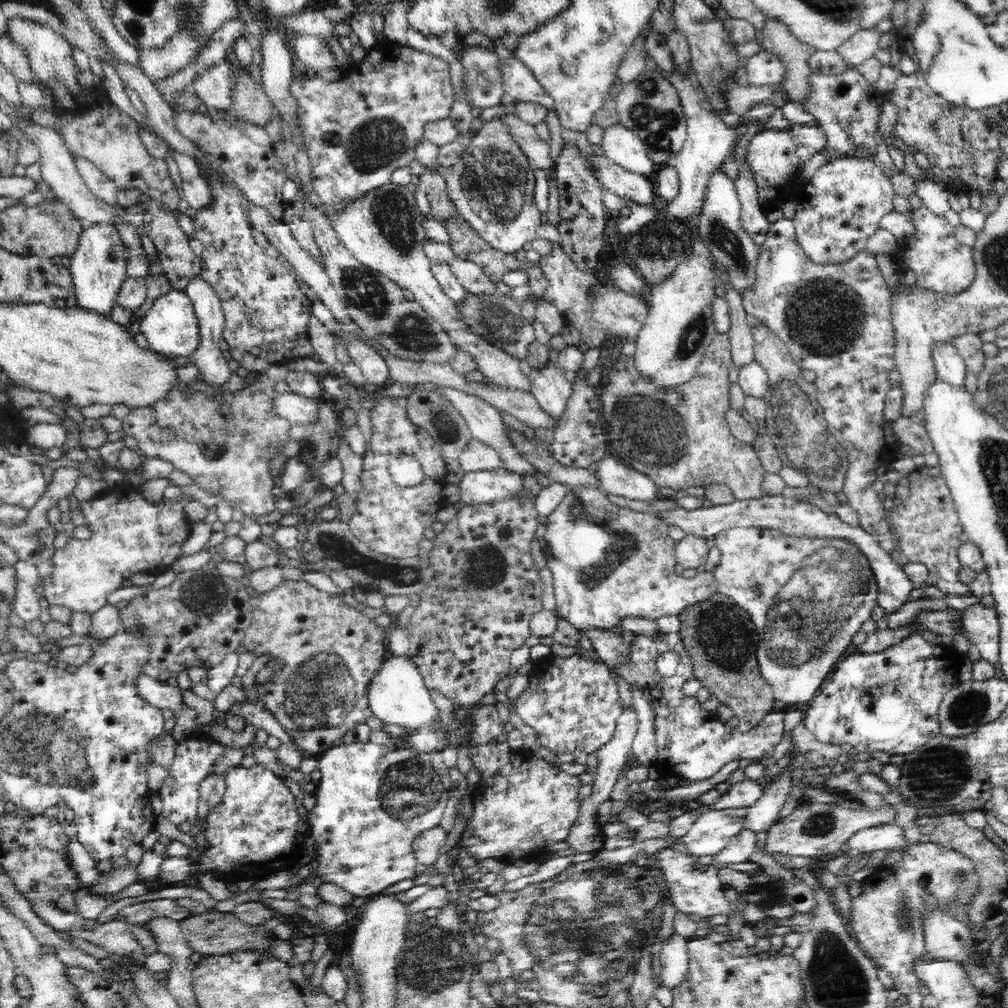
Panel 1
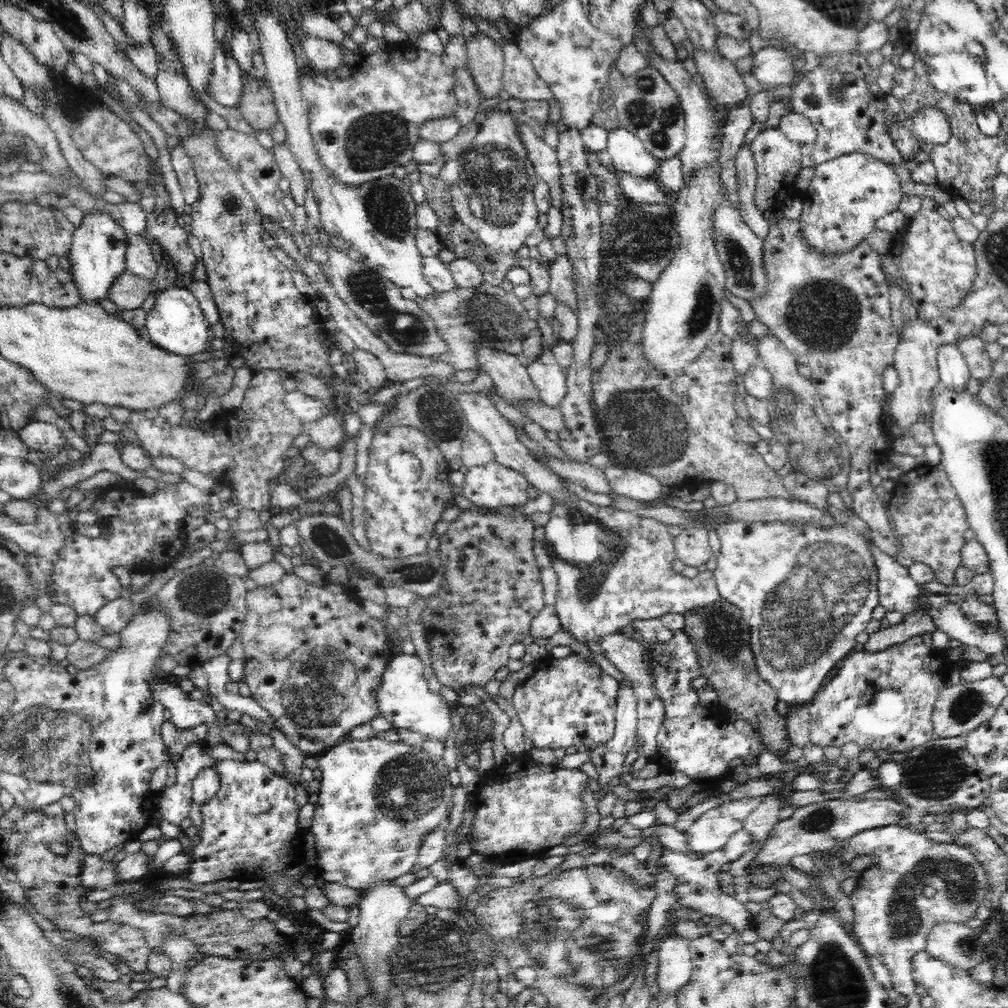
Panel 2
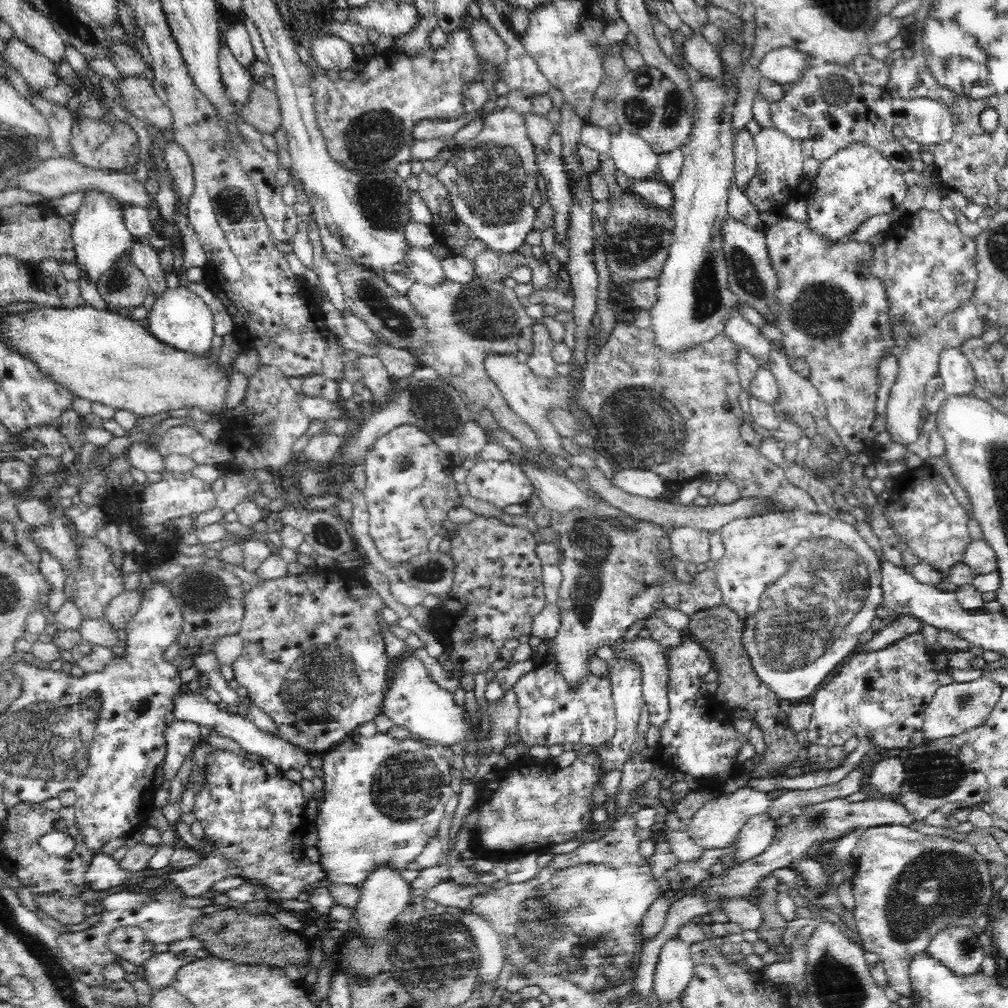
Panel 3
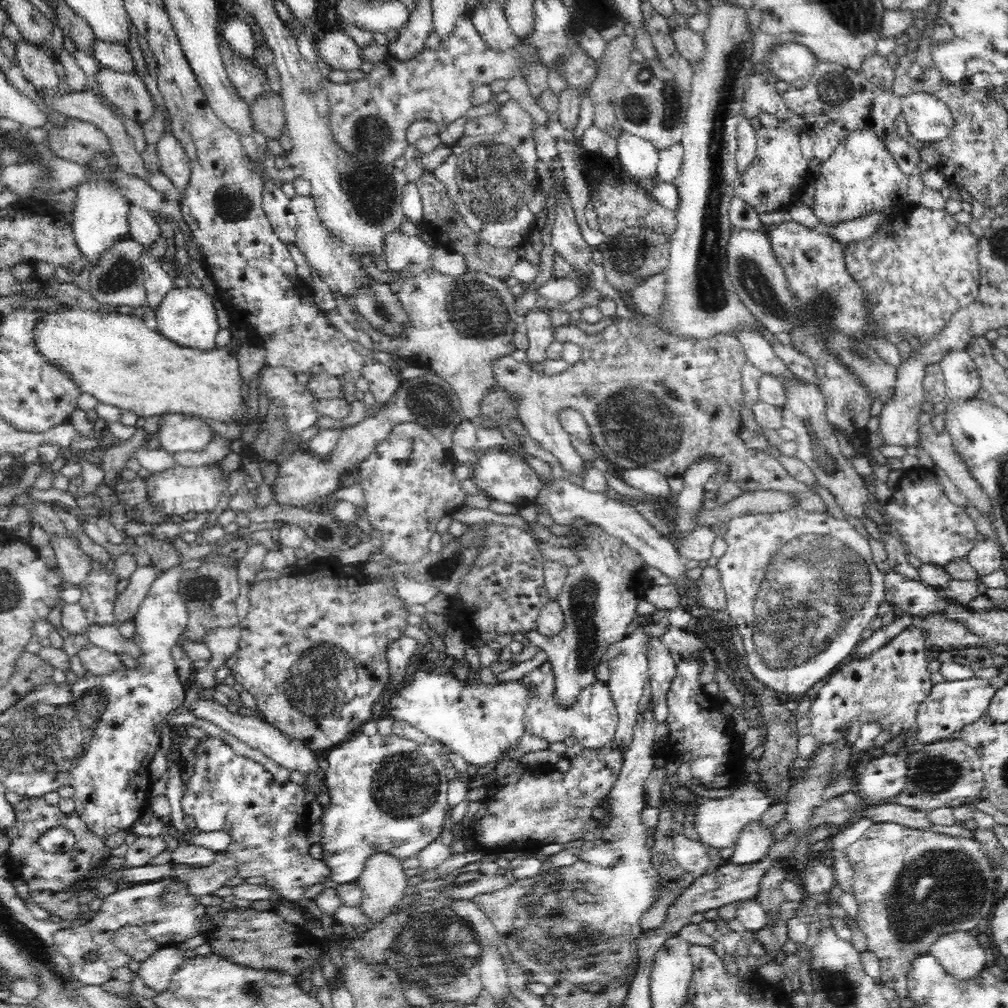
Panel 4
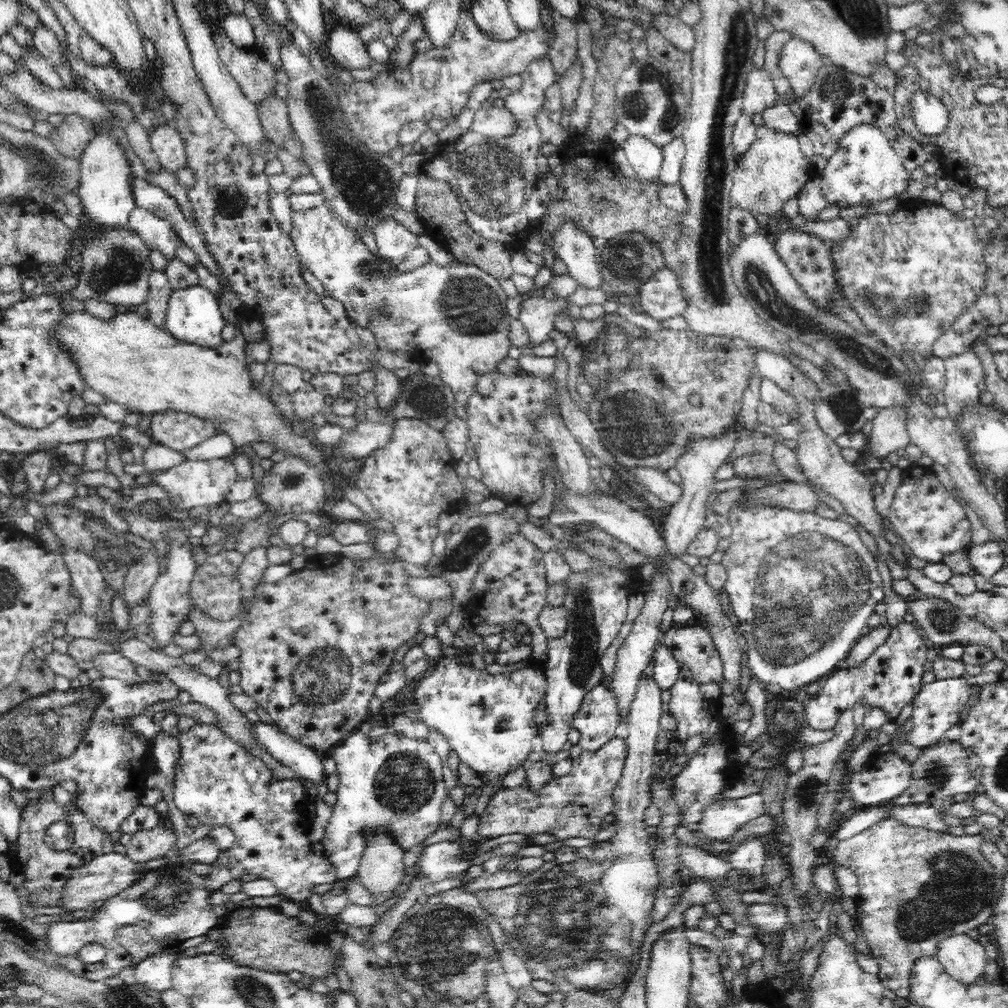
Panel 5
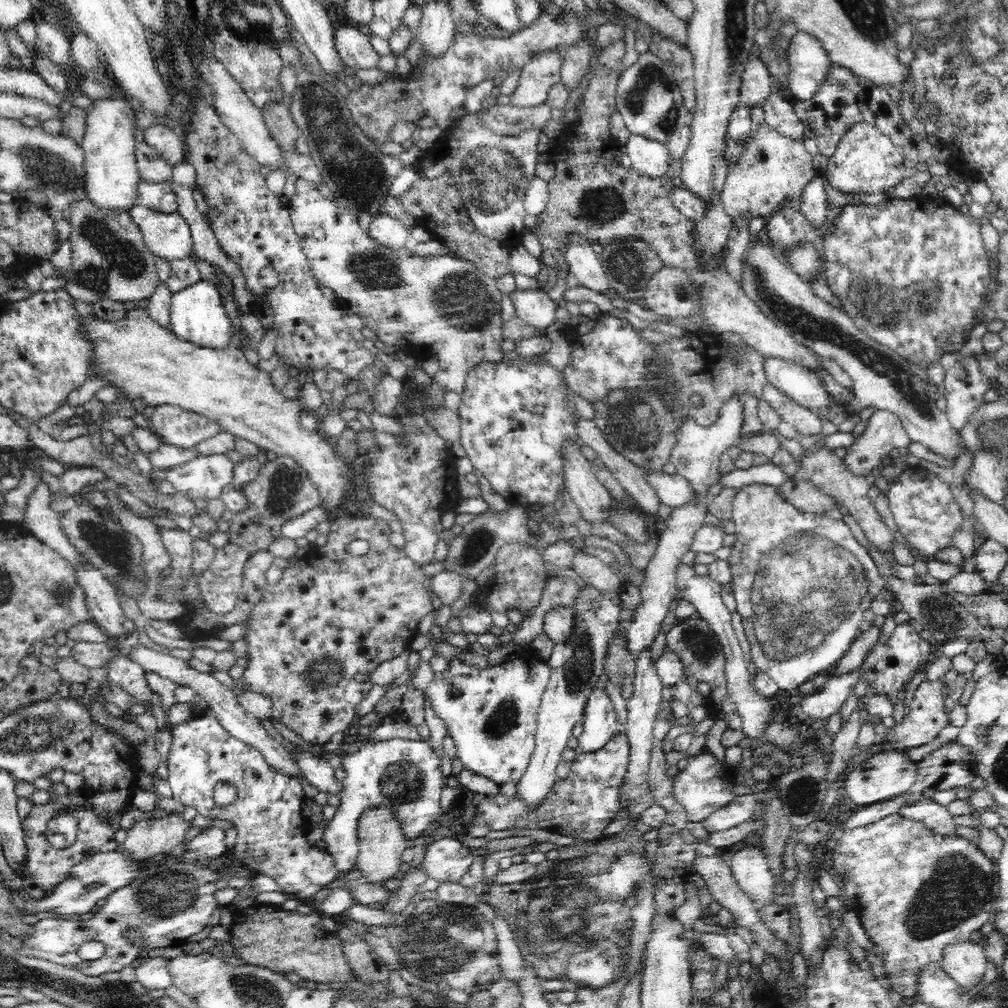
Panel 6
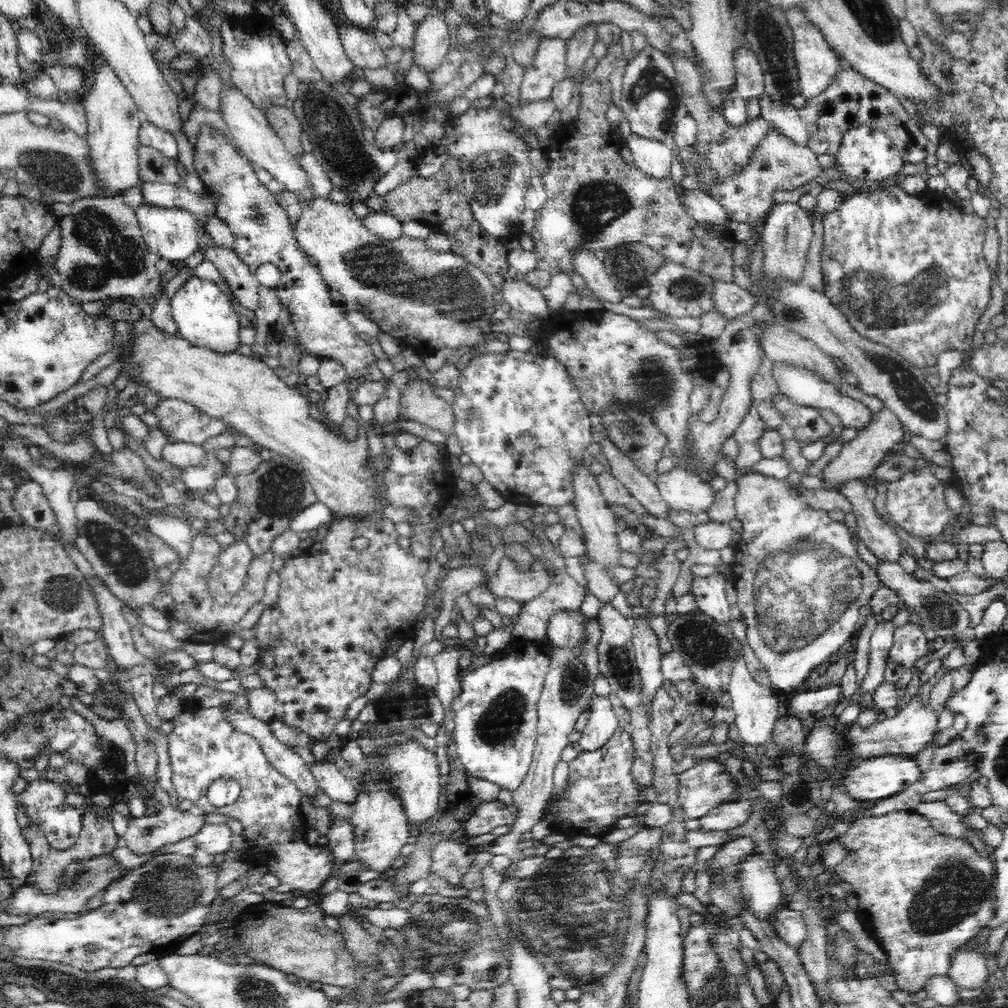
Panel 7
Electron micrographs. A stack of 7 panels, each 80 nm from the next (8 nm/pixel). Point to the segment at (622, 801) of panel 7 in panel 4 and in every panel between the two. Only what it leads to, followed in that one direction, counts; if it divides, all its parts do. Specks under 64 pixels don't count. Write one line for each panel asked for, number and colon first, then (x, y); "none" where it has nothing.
4: (545, 805)
5: (572, 806)
6: (581, 806)

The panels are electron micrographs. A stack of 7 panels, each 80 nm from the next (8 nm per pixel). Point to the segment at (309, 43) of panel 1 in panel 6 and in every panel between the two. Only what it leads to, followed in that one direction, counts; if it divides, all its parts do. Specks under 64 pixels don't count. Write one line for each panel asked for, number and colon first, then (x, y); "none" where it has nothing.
2: (325, 55)
3: (333, 53)
4: (337, 49)
5: (346, 47)
6: (353, 45)

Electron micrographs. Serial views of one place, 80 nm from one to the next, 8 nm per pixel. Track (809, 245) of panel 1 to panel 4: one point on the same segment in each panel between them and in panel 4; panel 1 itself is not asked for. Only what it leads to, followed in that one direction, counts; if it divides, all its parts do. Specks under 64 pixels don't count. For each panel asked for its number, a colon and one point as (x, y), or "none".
2: (846, 195)
3: (856, 183)
4: (860, 176)

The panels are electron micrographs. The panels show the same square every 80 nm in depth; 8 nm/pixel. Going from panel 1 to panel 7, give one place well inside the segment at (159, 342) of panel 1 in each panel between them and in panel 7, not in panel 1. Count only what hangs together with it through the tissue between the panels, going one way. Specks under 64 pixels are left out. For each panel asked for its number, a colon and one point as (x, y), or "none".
2: (176, 323)
3: (180, 318)
4: (187, 316)
5: (193, 316)
6: (196, 314)
7: (205, 317)

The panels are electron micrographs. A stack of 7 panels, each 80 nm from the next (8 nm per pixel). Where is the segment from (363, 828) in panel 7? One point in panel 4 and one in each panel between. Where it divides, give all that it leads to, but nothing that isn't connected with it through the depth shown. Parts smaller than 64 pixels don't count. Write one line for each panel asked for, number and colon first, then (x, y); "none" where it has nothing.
4: (383, 881)
5: (381, 870)
6: (381, 843)

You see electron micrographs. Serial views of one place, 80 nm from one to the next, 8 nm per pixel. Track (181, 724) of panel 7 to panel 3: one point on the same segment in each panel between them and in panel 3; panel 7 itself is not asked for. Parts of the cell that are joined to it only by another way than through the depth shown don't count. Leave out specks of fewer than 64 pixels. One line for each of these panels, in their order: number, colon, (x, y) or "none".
3: (254, 823)
4: (267, 820)
5: (215, 780)
6: (272, 841)

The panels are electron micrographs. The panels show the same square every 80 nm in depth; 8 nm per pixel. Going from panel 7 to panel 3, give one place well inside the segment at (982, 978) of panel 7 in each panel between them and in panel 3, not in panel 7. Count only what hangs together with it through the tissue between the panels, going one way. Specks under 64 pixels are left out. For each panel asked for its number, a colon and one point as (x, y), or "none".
3: (956, 947)
4: (959, 953)
5: (963, 959)
6: (964, 961)

